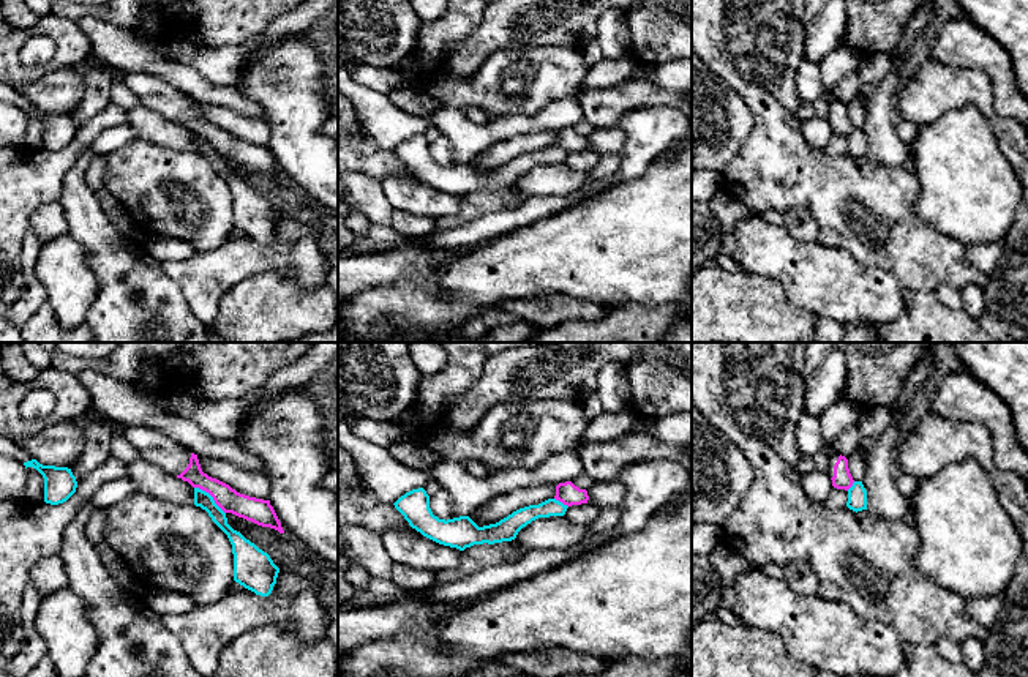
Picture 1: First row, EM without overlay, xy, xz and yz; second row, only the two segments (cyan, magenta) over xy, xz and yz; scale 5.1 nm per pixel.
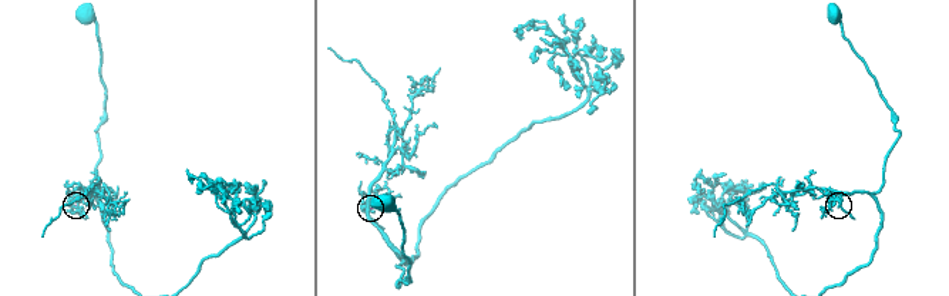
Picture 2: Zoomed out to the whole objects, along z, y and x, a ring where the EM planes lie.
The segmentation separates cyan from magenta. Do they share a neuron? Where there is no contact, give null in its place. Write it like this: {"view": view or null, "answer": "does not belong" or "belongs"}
{"view": "xy", "answer": "does not belong"}

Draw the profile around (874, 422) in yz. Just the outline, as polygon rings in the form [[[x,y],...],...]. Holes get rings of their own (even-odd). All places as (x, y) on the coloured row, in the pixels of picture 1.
[[[873,407],[862,410],[857,428],[861,436],[859,448],[862,450],[864,458],[867,458],[875,442],[887,429],[891,420],[892,407]]]

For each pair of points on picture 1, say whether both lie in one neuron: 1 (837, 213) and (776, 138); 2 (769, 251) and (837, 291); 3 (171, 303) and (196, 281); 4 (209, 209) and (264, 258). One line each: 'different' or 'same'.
1: same
2: same
3: different
4: different

